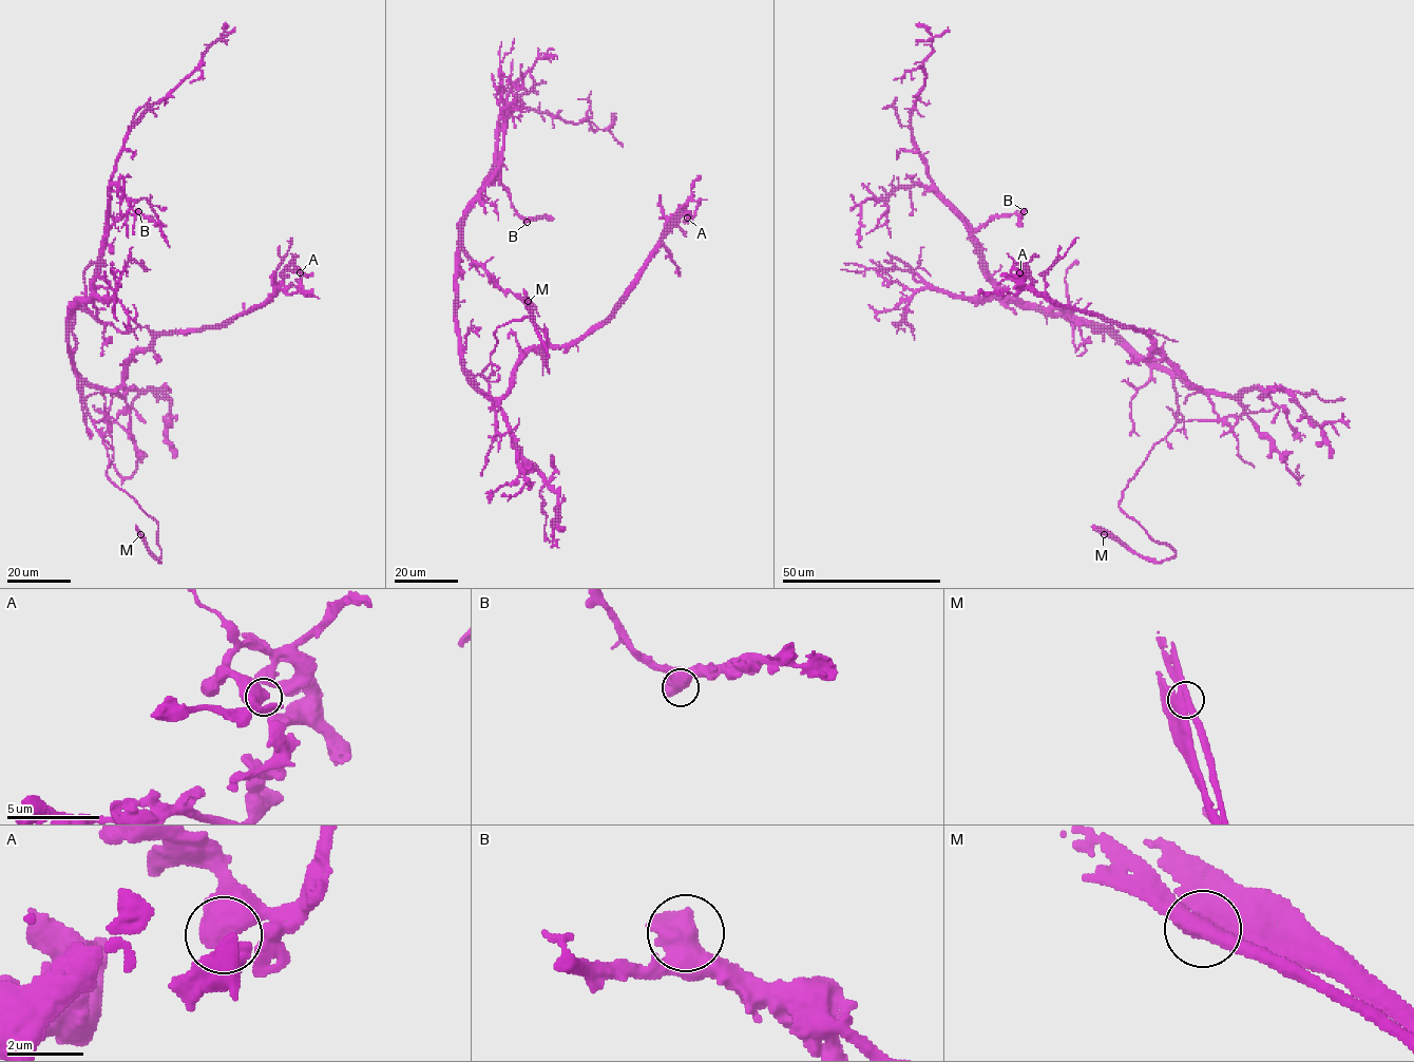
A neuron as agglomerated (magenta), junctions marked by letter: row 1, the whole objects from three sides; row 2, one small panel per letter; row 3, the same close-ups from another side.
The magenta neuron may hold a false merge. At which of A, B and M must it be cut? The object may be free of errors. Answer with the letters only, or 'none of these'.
M

